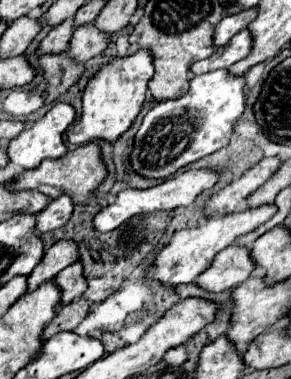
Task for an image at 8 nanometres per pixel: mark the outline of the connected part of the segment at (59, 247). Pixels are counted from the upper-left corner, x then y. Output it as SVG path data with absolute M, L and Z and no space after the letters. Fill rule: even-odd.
M56 242L50 250L46 250L46 256L40 260L40 264L30 272L28 276L28 292L36 290L40 284L52 280L60 270L76 262L76 244L72 242Z

